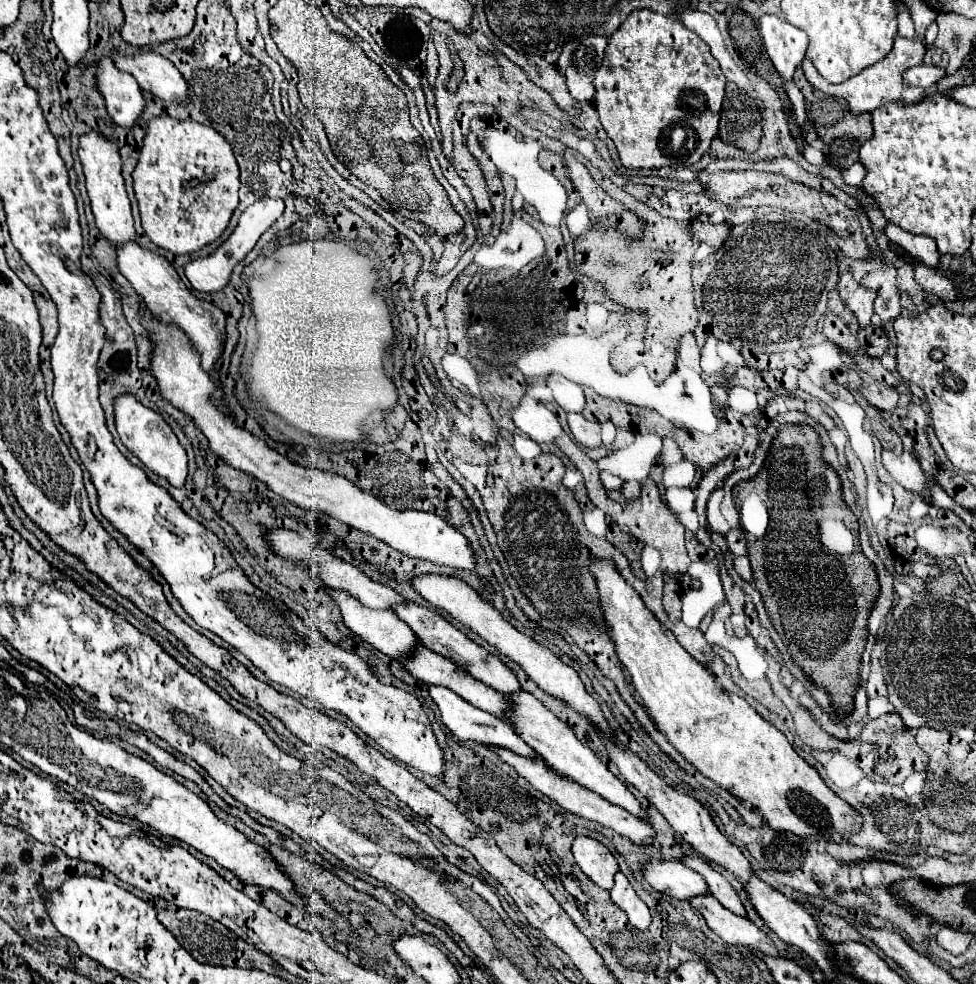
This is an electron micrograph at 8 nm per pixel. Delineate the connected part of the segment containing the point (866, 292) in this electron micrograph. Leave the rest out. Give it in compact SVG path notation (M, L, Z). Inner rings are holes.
M846 269L840 275L840 283L838 283L838 291L840 291L840 299L844 301L846 307L850 307L854 311L854 315L858 317L860 327L870 325L870 317L872 317L872 307L876 301L876 291L868 289L860 283L854 281L850 269Z

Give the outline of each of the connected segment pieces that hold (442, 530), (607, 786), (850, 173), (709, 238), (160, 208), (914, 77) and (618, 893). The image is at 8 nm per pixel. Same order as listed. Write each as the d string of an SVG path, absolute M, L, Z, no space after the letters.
M142 311L142 325L152 333L154 343L156 343L152 371L154 371L154 377L158 379L162 397L194 419L196 427L200 427L202 433L208 437L210 449L228 465L260 479L274 493L282 495L290 503L312 509L312 511L328 513L330 517L346 525L352 525L364 533L374 535L376 539L388 543L390 547L394 547L396 551L408 557L416 557L416 559L424 559L436 565L446 565L446 567L464 569L464 571L476 569L478 557L470 549L470 541L466 541L466 537L458 529L448 525L442 517L436 517L434 513L428 513L428 511L390 509L372 493L362 491L358 485L354 485L346 477L332 471L318 471L304 465L296 465L288 461L286 457L282 457L280 453L276 453L274 449L270 449L262 439L254 437L250 431L236 427L230 419L226 419L220 411L216 411L216 407L208 401L214 389L214 383L202 371L198 353L192 351L186 335L176 327L162 325L150 311Z
M522 691L518 695L510 697L514 701L514 711L510 713L510 725L514 727L514 731L536 751L540 753L540 757L550 763L550 767L554 767L558 773L570 777L572 781L578 781L580 785L586 785L586 789L598 793L600 797L606 797L606 801L610 801L612 805L618 805L626 811L630 811L634 817L638 819L648 819L648 813L640 807L638 799L626 789L626 785L614 777L606 763L602 763L592 749L588 749L586 745L582 745L574 731L570 729L570 725L562 723L560 719L556 719L540 701L536 701L534 695Z
M854 163L850 169L844 171L844 179L848 185L860 185L862 177L866 177L866 167L862 163Z
M700 215L692 221L692 235L698 241L704 241L712 247L722 247L722 243L728 239L730 235L730 225L728 223L712 223L708 219L708 215Z
M168 115L152 119L148 123L148 135L144 139L144 147L132 177L144 233L160 249L174 255L194 253L200 251L204 245L216 241L228 227L230 217L238 207L240 169L232 145L212 127L194 121L176 121Z
M918 65L918 67L910 67L902 79L906 87L930 87L932 83L936 83L938 79L944 77L944 69L938 69L934 65Z
M616 873L614 879L616 879L616 885L610 891L614 903L628 915L628 921L636 929L642 929L642 931L648 929L652 923L652 915L650 915L648 905L634 893L634 889L624 873Z

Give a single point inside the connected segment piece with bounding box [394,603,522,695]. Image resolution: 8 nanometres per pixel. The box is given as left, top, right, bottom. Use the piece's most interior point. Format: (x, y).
(439, 635)

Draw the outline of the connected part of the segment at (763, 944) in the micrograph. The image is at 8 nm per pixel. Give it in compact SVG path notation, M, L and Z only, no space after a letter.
M694 897L690 901L690 905L694 909L698 909L708 927L726 943L730 945L740 945L744 949L762 953L762 955L780 955L776 945L772 945L770 937L758 929L750 919L744 919L740 915L730 913L728 909L724 909L722 905L718 905L718 901L714 897Z

